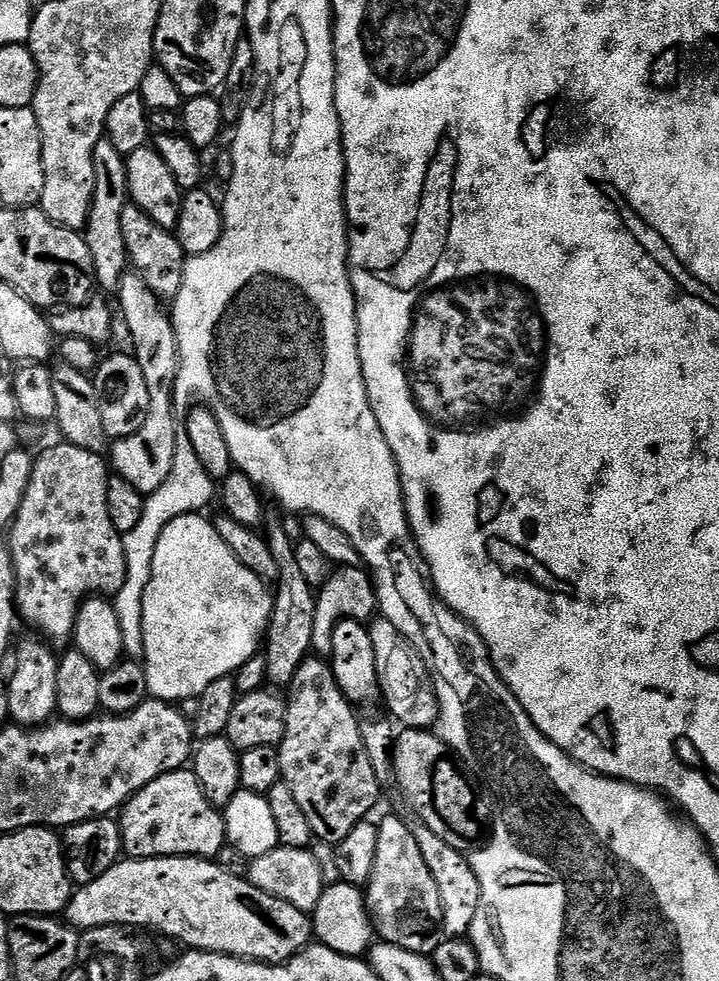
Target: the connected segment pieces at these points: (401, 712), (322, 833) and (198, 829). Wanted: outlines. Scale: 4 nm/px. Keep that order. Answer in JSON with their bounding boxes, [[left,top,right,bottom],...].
[[367,618,440,729],[278,658,381,846],[118,767,228,860]]

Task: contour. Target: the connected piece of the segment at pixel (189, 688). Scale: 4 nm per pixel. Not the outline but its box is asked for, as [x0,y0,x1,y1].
[142,514,273,702]

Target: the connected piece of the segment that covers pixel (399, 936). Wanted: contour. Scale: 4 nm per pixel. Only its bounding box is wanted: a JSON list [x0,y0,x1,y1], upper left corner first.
[366,816,442,957]

